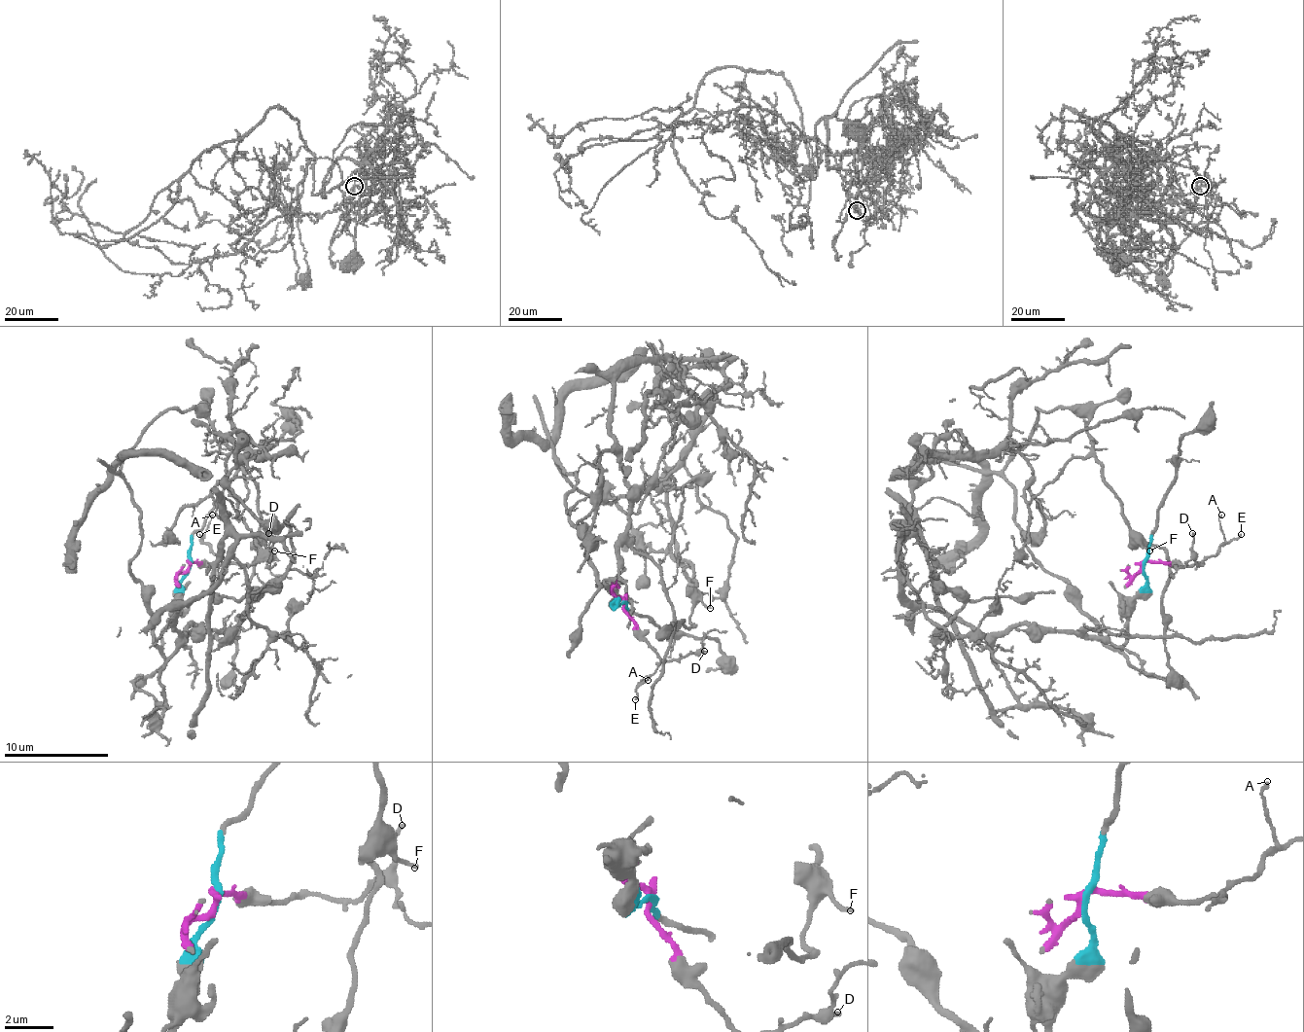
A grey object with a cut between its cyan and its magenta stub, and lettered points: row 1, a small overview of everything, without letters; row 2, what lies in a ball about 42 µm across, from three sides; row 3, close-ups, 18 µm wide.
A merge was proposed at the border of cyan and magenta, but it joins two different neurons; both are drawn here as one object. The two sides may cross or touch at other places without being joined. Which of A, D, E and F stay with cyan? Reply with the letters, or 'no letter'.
F

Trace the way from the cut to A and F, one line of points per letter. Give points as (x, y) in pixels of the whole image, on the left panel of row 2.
A: (188, 565), (188, 562), (220, 565), (225, 559), (204, 539), (212, 515)
F: (188, 565), (159, 649), (120, 465), (169, 409), (195, 408), (248, 473), (274, 551)

